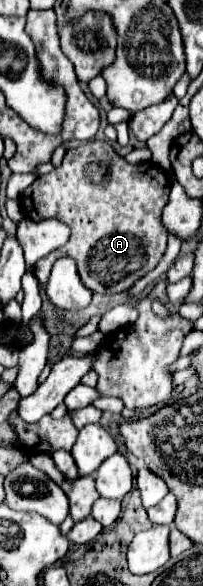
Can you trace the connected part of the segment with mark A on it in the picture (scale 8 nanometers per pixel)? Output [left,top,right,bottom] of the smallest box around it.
[23,140,169,294]

